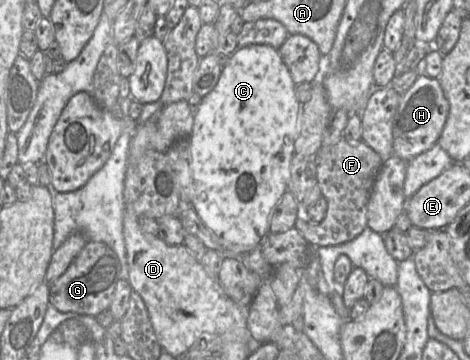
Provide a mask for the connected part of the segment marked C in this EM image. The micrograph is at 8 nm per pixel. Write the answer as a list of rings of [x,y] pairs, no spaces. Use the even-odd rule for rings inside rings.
[[[270,45],[238,47],[223,67],[216,86],[206,96],[202,97],[199,108],[194,114],[193,129],[189,136],[193,177],[191,206],[206,227],[217,236],[222,248],[225,250],[222,254],[223,257],[241,257],[256,247],[260,247],[263,239],[269,234],[269,217],[271,212],[288,189],[291,160],[295,154],[295,142],[299,136],[299,109],[301,103],[298,101],[295,93],[296,85],[279,50]]]

